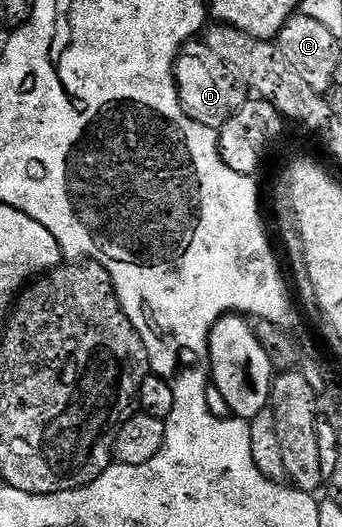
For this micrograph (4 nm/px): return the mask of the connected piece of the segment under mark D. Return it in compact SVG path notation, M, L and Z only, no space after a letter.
M191 40L178 51L174 62L174 81L178 83L178 99L184 112L205 126L222 127L248 101L248 91L242 81L202 40Z

